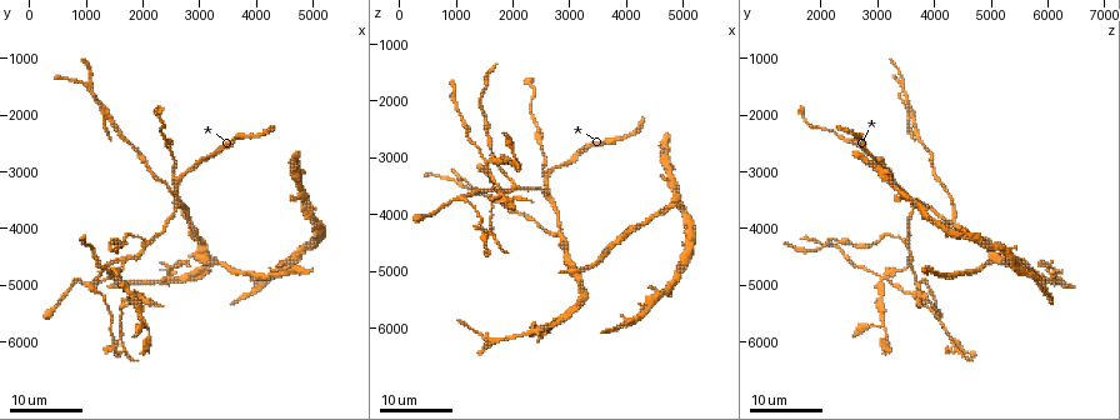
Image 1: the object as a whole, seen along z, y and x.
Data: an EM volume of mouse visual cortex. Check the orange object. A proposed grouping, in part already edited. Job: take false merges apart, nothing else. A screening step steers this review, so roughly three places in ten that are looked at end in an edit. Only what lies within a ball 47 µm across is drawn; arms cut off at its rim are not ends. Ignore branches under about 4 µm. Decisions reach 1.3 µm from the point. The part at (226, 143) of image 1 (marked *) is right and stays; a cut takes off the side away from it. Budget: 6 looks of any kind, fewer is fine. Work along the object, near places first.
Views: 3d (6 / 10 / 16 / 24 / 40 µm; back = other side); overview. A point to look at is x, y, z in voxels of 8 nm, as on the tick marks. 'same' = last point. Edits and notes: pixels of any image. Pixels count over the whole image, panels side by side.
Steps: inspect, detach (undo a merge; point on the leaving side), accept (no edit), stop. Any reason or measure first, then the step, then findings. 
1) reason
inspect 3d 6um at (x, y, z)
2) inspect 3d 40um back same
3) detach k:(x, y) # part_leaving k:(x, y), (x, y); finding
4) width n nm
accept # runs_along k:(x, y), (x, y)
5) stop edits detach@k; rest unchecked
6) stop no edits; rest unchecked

branch point
inspect 3d 16um at (2800, 3850, 4350)

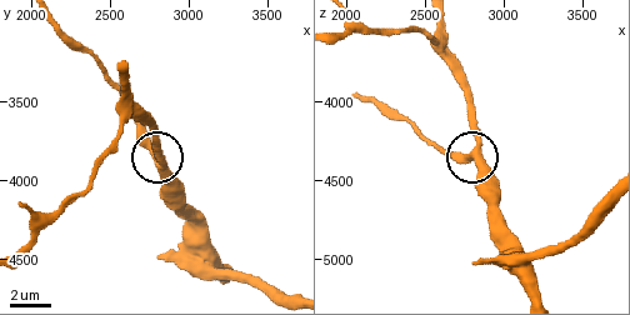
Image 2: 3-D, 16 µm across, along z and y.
inspect 3d 10um same

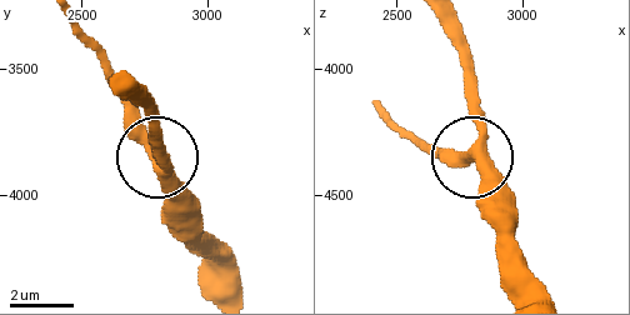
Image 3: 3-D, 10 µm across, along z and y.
arms 3
accept # all the same cell

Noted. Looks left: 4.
a fork
inspect 3d 16um at (1100, 5000, 3700)

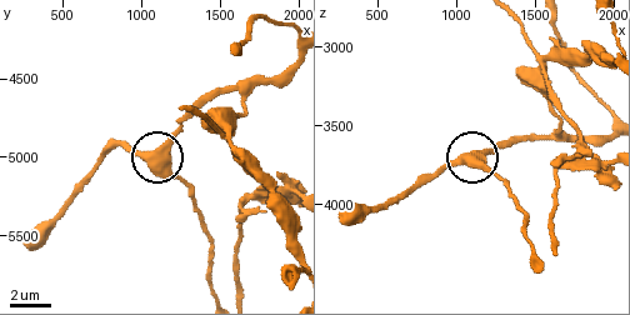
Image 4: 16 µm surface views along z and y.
inspect 3d 6um same

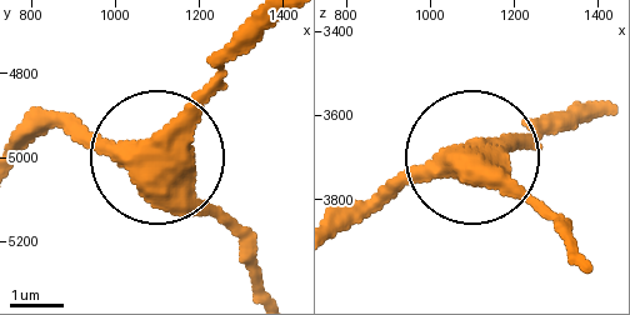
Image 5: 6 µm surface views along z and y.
width 430 nm
accept # runs_along 5:(599, 106), (514, 151), (424, 160), (348, 205); continuous, no second cell

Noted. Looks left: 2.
thin arm on a thick one
inspect 3d 16um at (1600, 4900, 3200)

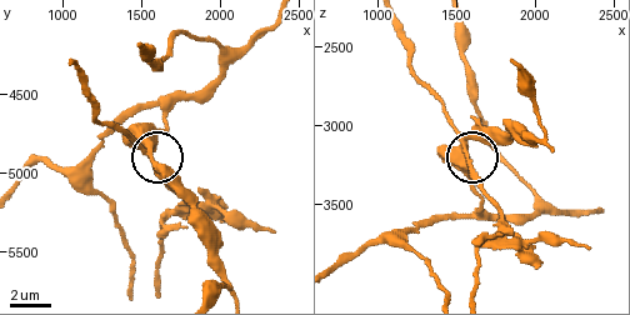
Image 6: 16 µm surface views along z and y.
inspect 3d 6um same

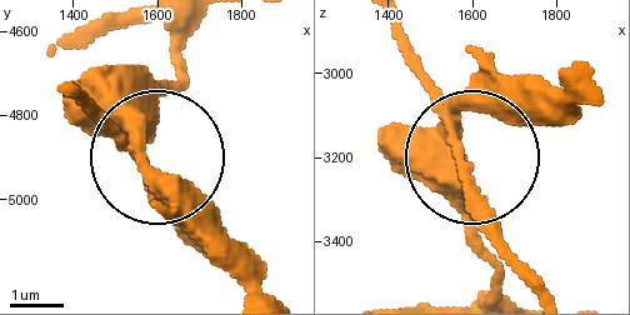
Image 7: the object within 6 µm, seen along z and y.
arms 4
detach 7:(90, 109) # part_leaving 7:(443, 124), (474, 214), (533, 294); a second cell is stuck on

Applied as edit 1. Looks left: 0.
stop edits detach@7; rest unchecked

